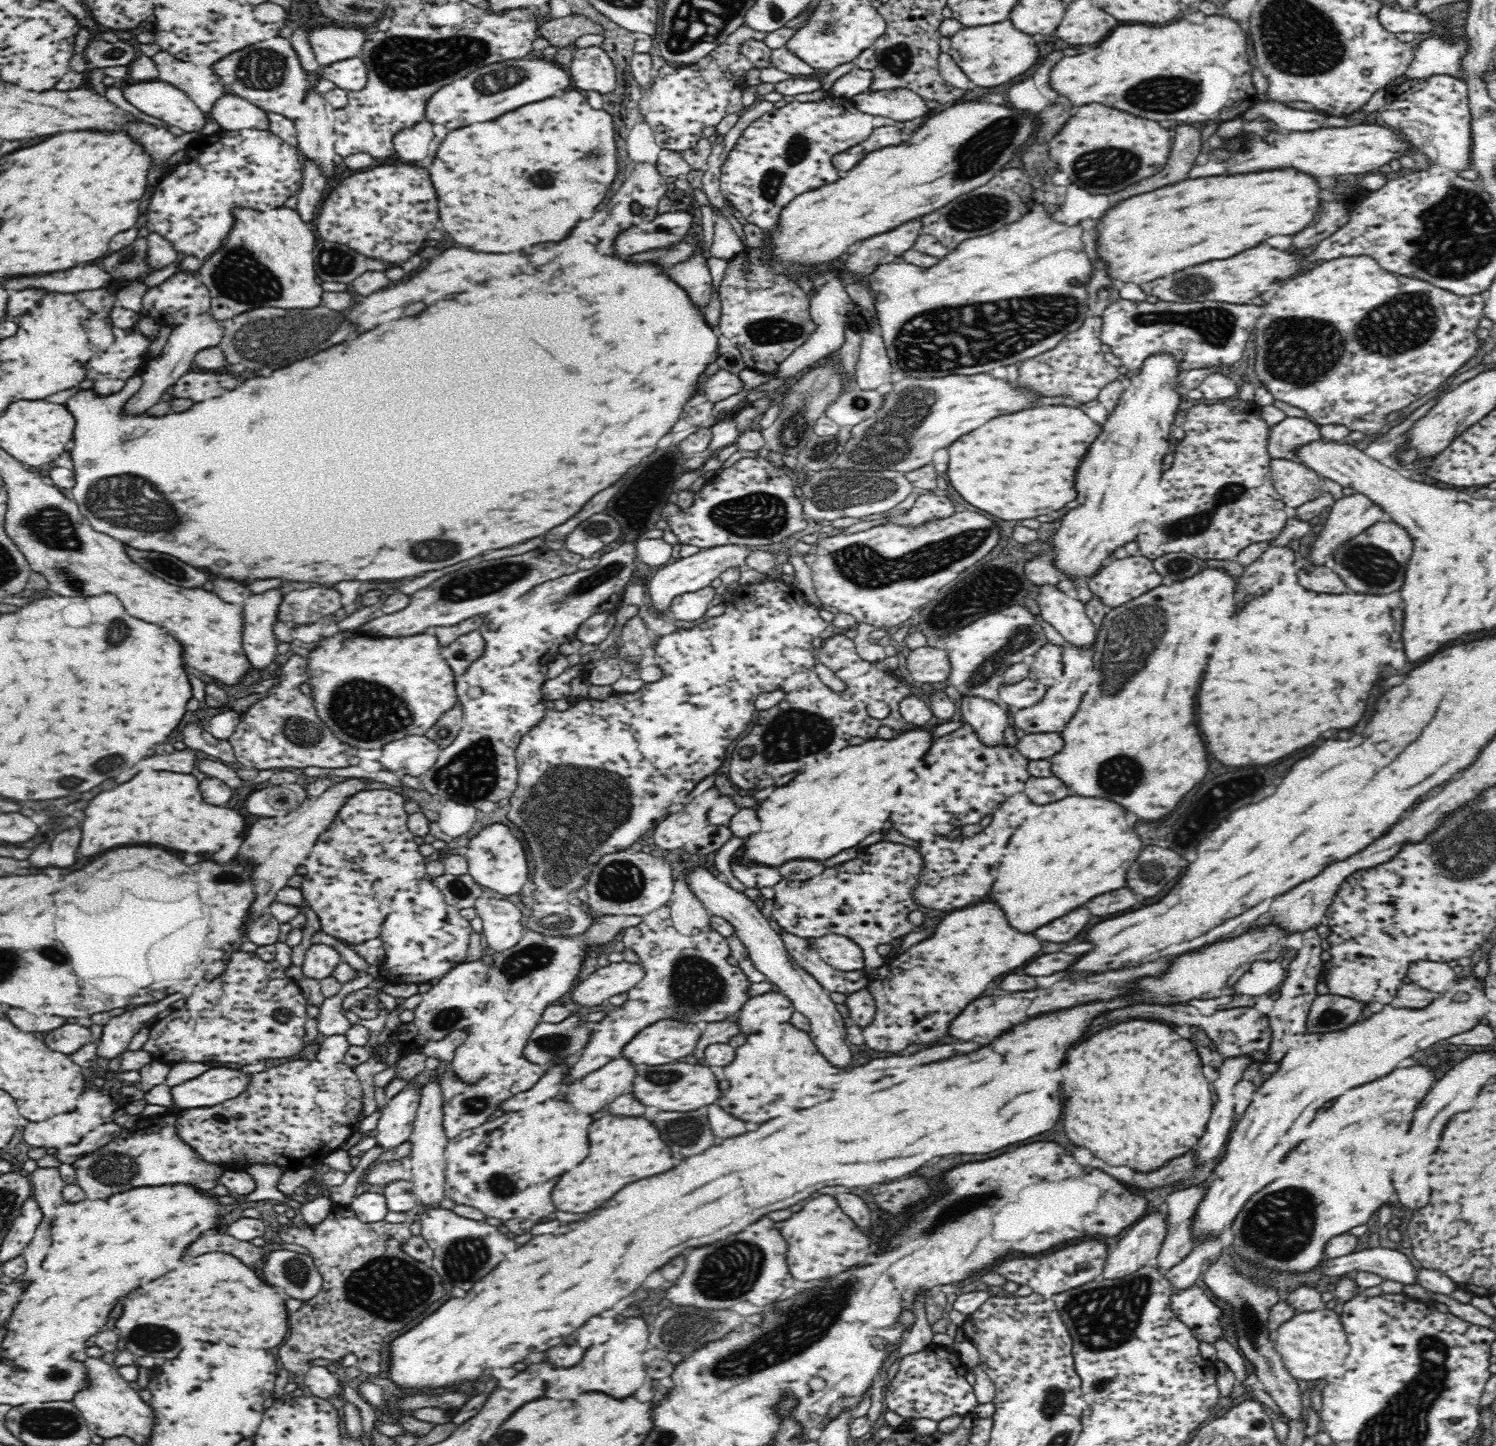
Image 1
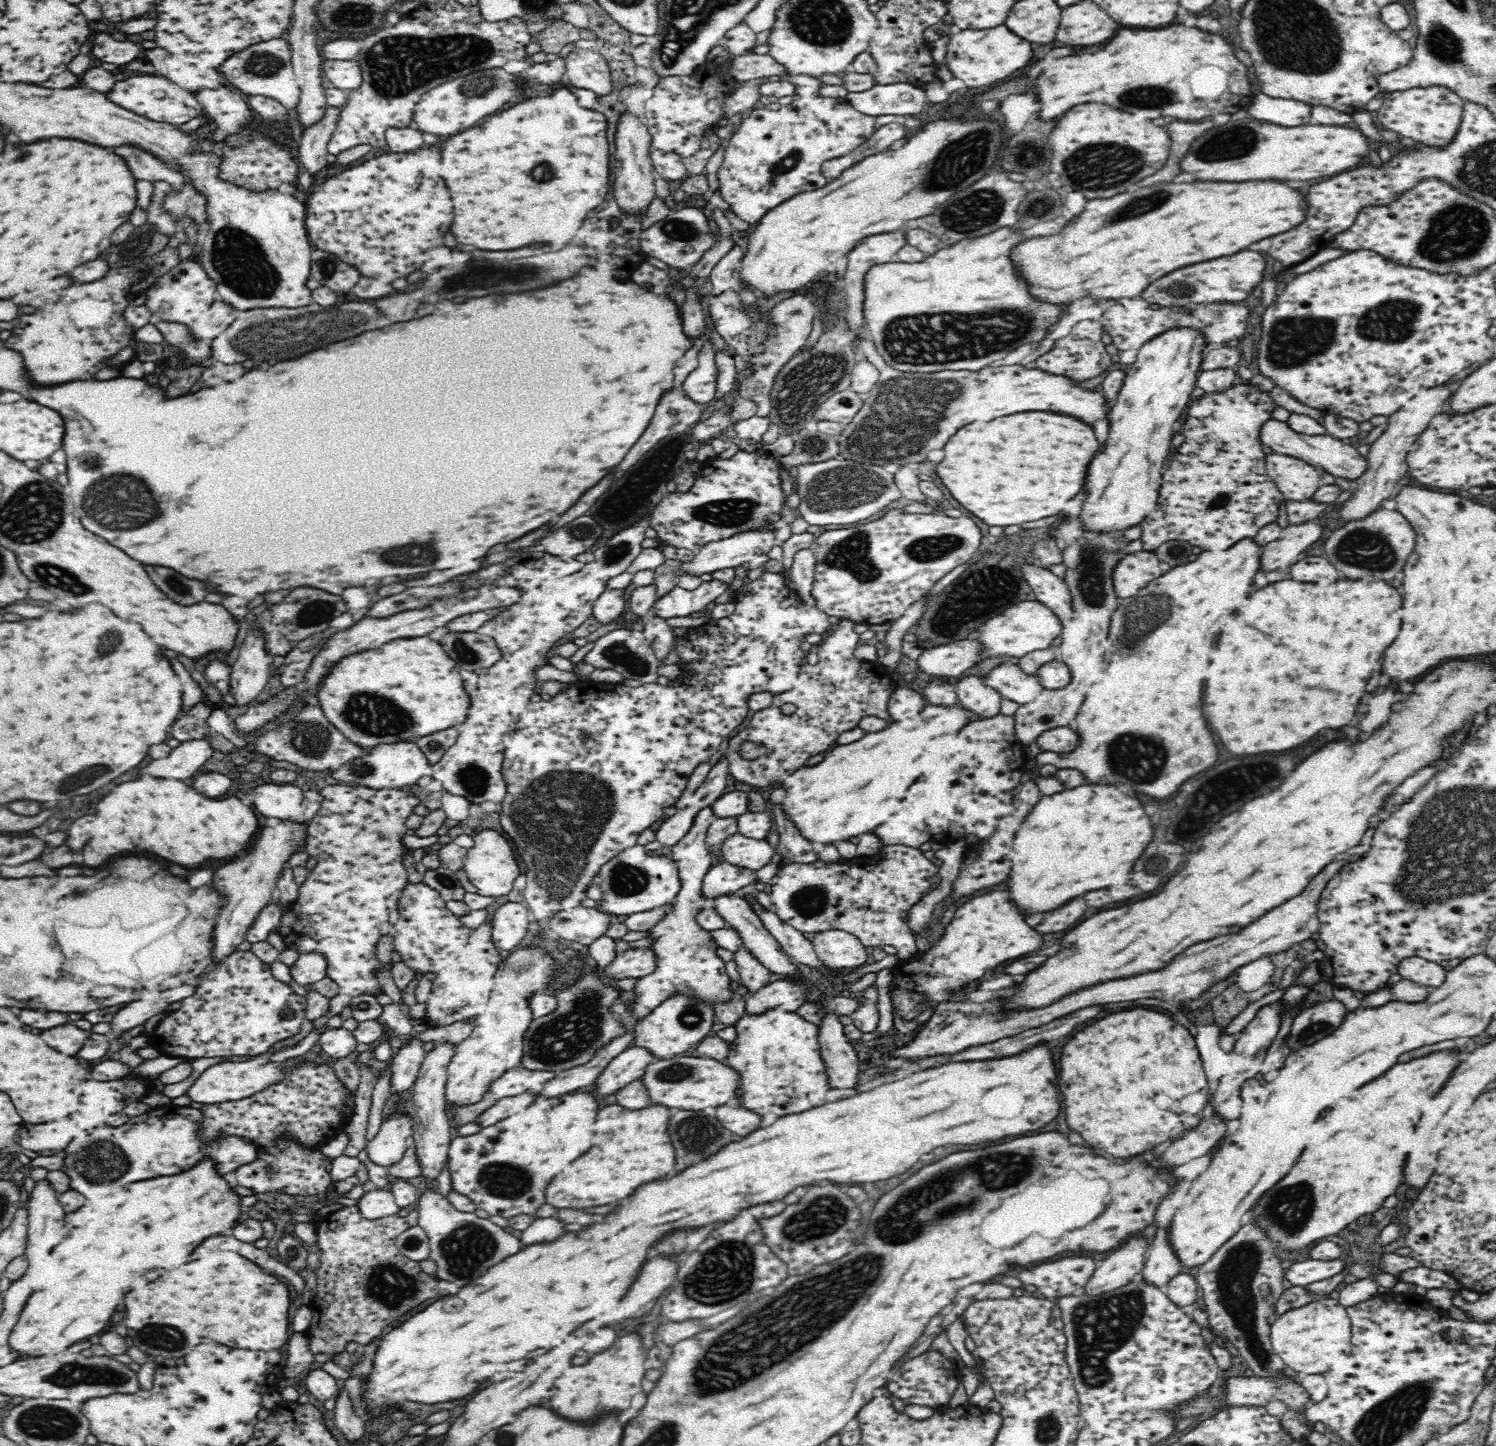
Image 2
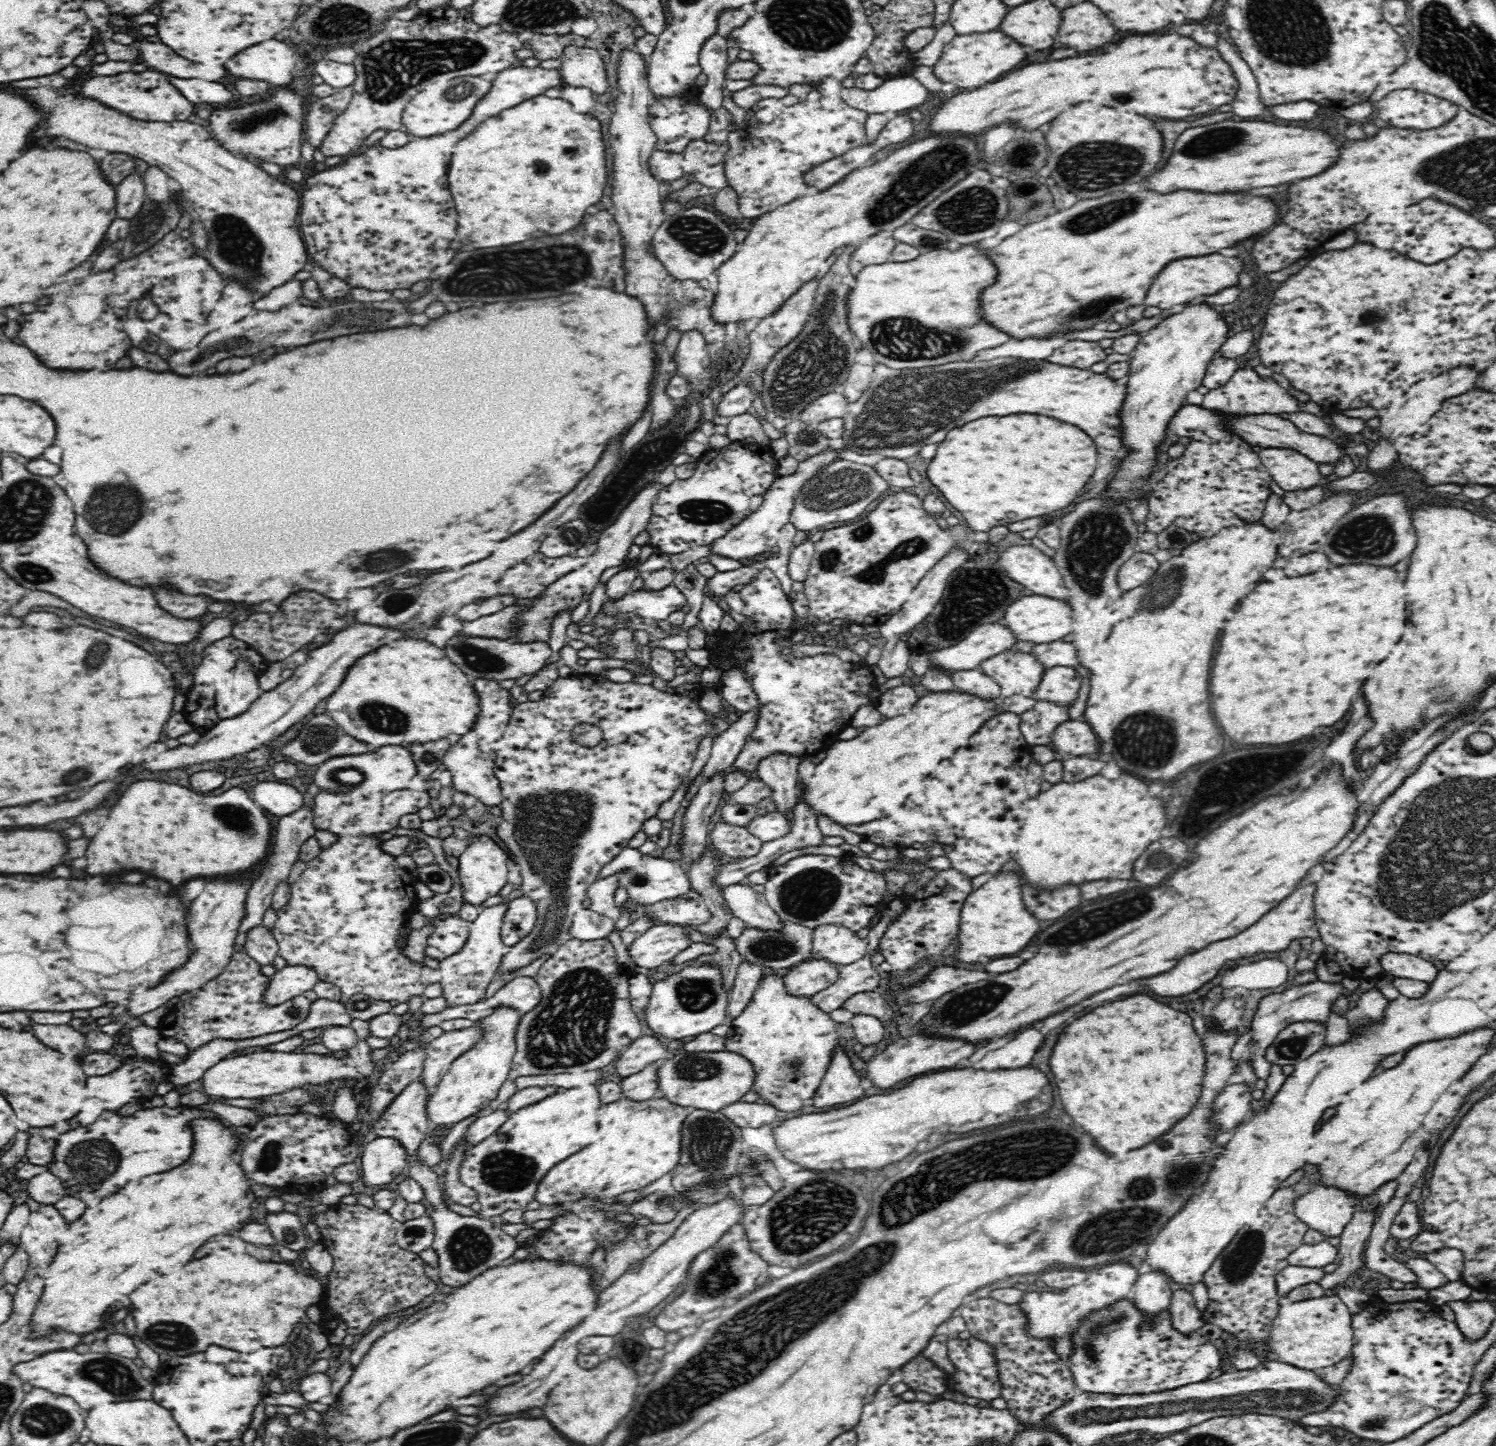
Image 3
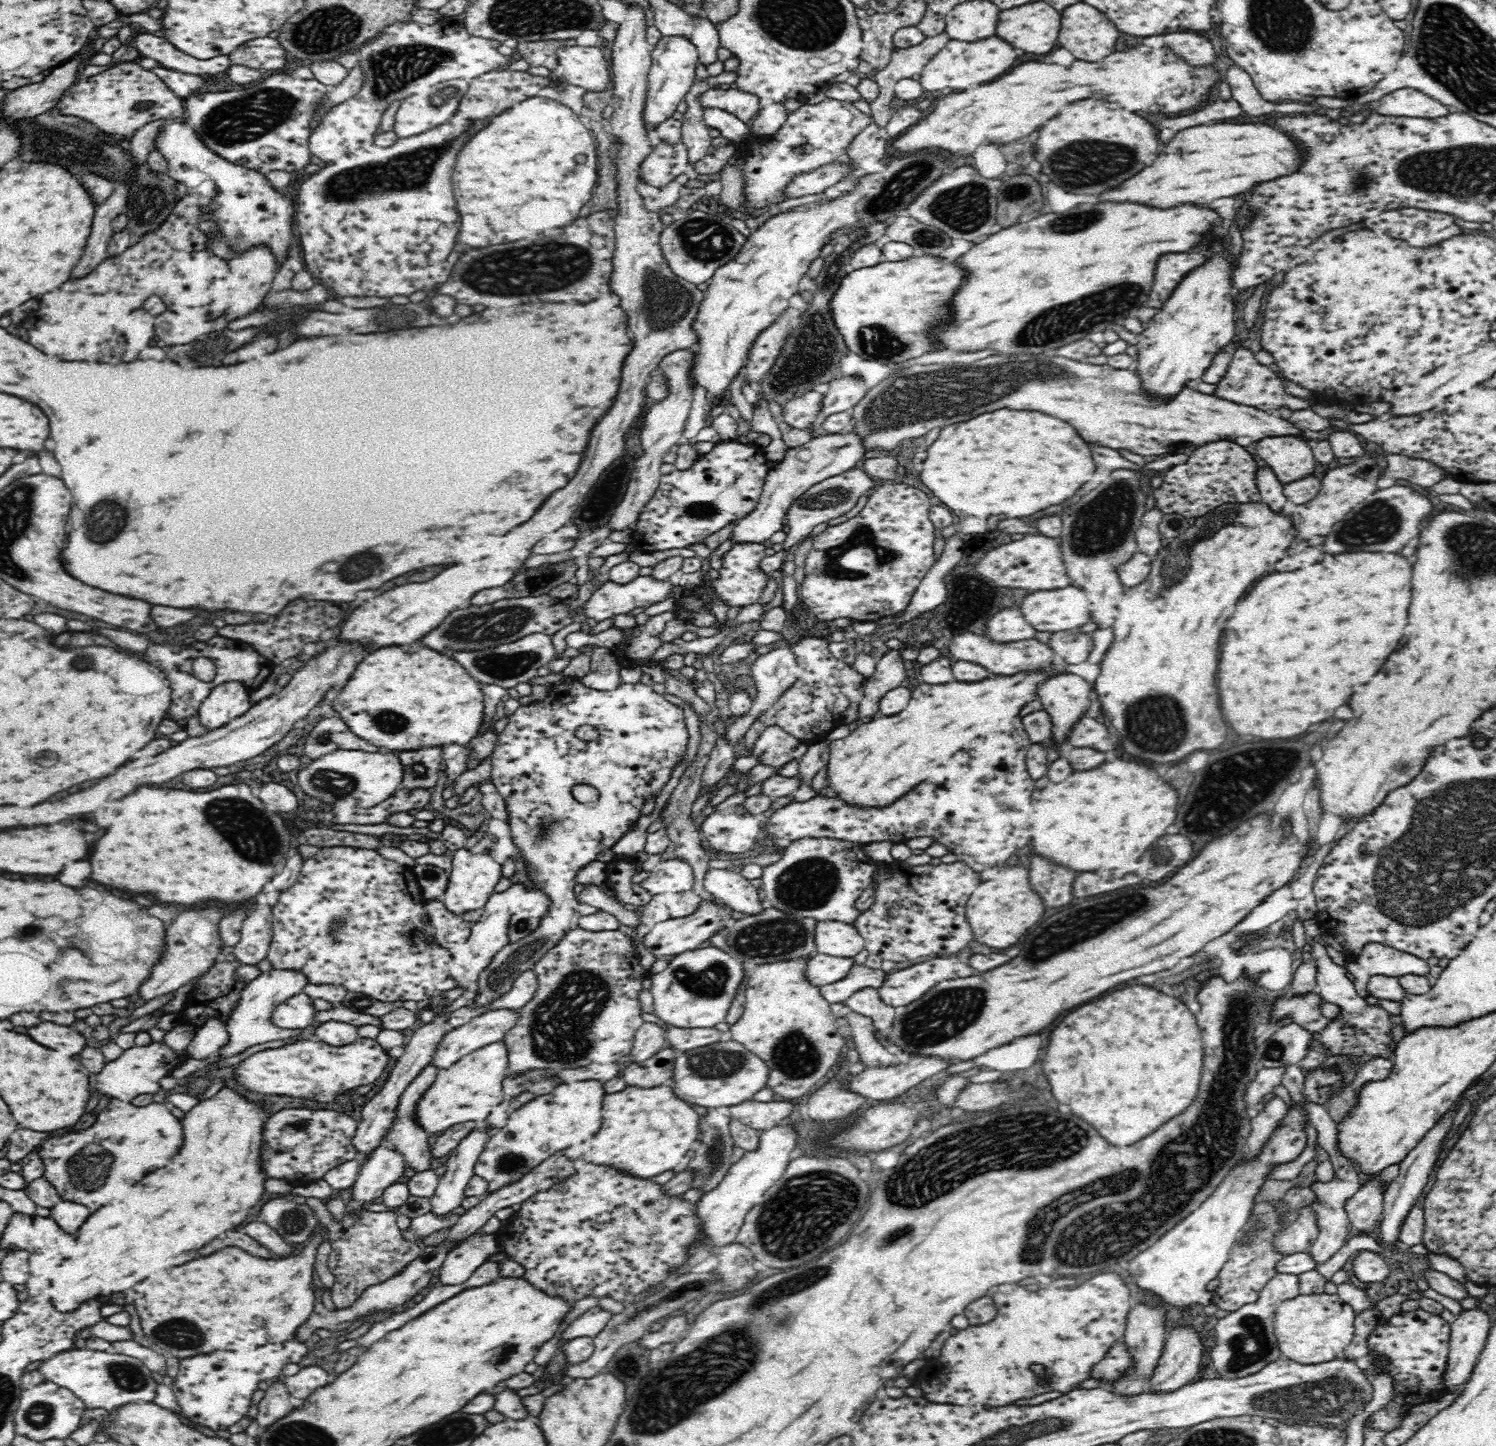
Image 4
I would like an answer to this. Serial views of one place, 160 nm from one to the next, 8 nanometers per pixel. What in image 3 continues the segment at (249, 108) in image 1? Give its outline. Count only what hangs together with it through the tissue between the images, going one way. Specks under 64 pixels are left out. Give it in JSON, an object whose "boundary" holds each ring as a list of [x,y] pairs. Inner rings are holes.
{"boundary":[[[168,75],[170,82],[193,103],[205,103],[207,107],[226,106],[232,102],[232,92],[214,82],[204,82],[200,78],[194,80],[184,80]]]}

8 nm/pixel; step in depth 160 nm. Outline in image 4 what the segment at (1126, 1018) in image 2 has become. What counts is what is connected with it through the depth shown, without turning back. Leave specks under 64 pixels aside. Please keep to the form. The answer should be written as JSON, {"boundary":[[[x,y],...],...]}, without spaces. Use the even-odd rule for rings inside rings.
{"boundary":[[[1136,986],[1102,996],[1062,1018],[1050,1034],[1046,1054],[1042,1056],[1042,1070],[1048,1076],[1052,1094],[1058,1102],[1068,1104],[1076,1116],[1088,1120],[1110,1144],[1128,1146],[1142,1140],[1192,1104],[1200,1084],[1202,1060],[1202,1036],[1194,1014],[1174,996]]]}

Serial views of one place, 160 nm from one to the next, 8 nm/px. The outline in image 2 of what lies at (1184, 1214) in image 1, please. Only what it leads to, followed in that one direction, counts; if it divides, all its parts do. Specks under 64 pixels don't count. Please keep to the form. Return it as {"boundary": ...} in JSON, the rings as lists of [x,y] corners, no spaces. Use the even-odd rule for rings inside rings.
{"boundary":[[[1156,1231],[1156,1237],[1148,1246],[1148,1253],[1145,1259],[1140,1279],[1148,1285],[1154,1285],[1160,1289],[1164,1288],[1177,1274],[1184,1272],[1184,1267],[1176,1259],[1172,1245],[1168,1245],[1168,1233]]]}

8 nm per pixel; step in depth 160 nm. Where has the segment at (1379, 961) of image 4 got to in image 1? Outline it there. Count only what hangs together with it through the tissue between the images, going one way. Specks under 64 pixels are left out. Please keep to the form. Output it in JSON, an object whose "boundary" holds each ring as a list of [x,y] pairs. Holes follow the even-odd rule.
{"boundary":[[[1416,961],[1409,965],[1407,976],[1412,983],[1436,993],[1448,990],[1448,984],[1455,980],[1456,974],[1445,962]]]}

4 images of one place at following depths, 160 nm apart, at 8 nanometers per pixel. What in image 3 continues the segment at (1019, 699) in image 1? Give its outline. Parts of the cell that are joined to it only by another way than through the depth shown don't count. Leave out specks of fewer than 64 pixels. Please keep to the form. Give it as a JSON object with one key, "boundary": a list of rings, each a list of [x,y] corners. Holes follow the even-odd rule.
{"boundary":[[[1012,649],[984,658],[979,666],[984,674],[1000,684],[1002,697],[1013,694],[1030,696],[1047,670],[1033,652]]]}

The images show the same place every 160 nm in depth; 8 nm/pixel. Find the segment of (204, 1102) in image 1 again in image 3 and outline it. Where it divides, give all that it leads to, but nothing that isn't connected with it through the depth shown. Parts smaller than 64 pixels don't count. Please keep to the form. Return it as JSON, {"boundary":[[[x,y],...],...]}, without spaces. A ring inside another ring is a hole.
{"boundary":[[[358,1040],[352,1048],[337,1057],[329,1054],[289,1051],[254,1051],[235,1058],[222,1059],[203,1074],[202,1089],[206,1095],[228,1099],[262,1099],[294,1088],[332,1085],[335,1080],[358,1081],[370,1077],[378,1067],[372,1058],[372,1048],[365,1040]]]}

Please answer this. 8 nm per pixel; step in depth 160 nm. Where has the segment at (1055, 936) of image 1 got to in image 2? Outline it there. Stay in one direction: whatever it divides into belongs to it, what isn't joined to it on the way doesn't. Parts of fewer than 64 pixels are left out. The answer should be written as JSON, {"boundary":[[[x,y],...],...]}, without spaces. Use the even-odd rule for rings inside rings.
{"boundary":[[[1080,896],[1080,898],[1072,900],[1072,902],[1066,902],[1060,910],[1054,910],[1054,912],[1048,912],[1048,914],[1030,914],[1026,918],[1026,922],[1034,930],[1040,930],[1044,934],[1062,932],[1062,930],[1072,928],[1082,918],[1084,910],[1086,910],[1086,902]]]}

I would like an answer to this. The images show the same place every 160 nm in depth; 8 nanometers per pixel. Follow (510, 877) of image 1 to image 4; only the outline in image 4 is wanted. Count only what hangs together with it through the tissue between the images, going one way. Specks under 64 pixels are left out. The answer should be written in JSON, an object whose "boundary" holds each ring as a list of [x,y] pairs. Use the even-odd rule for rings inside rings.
{"boundary":[[[469,849],[455,850],[452,854],[452,867],[448,873],[448,885],[441,900],[448,911],[463,915],[471,910],[483,908],[494,893],[494,888],[502,875],[501,865],[488,853],[474,854]]]}

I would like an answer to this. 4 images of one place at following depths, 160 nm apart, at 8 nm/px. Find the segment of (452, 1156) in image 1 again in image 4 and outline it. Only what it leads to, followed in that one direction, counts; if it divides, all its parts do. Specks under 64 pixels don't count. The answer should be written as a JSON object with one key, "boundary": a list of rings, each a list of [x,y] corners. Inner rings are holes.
{"boundary":[[[582,1080],[570,1084],[564,1082],[556,1086],[550,1094],[535,1097],[530,1103],[516,1109],[510,1114],[503,1128],[487,1140],[484,1151],[475,1164],[475,1174],[479,1174],[488,1182],[489,1192],[494,1192],[500,1186],[516,1182],[548,1156],[571,1146],[574,1142],[590,1138],[602,1126],[604,1090],[604,1082],[598,1080]]]}

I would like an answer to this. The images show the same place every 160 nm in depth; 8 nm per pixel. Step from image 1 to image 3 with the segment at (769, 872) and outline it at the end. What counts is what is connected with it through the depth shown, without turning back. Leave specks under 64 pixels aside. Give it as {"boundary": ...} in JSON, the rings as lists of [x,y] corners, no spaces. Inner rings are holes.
{"boundary":[[[720,819],[709,832],[710,841],[715,848],[724,854],[725,860],[739,860],[744,857],[754,856],[762,841],[756,838],[746,826],[728,824]]]}

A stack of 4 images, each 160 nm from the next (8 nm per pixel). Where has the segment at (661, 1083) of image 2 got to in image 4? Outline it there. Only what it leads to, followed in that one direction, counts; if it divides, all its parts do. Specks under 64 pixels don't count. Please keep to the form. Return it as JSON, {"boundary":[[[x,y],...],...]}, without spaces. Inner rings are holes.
{"boundary":[[[726,1036],[714,1044],[687,1050],[676,1058],[673,1066],[676,1080],[674,1092],[678,1098],[700,1107],[737,1106],[753,1099],[758,1091],[768,1087],[769,1072],[768,1065],[759,1056],[750,1054],[741,1042]]]}

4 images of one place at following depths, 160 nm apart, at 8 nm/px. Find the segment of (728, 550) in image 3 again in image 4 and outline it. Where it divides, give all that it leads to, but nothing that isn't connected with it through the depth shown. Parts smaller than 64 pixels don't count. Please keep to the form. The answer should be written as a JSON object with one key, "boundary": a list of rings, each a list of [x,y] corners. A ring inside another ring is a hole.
{"boundary":[[[855,430],[834,434],[818,432],[810,442],[788,449],[786,456],[772,466],[766,475],[757,507],[741,518],[733,528],[731,534],[734,538],[733,542],[757,542],[758,544],[766,542],[774,532],[782,530],[782,526],[787,523],[790,506],[801,494],[804,494],[804,491],[825,478],[842,474],[854,466],[859,466],[865,452],[863,438]]]}

